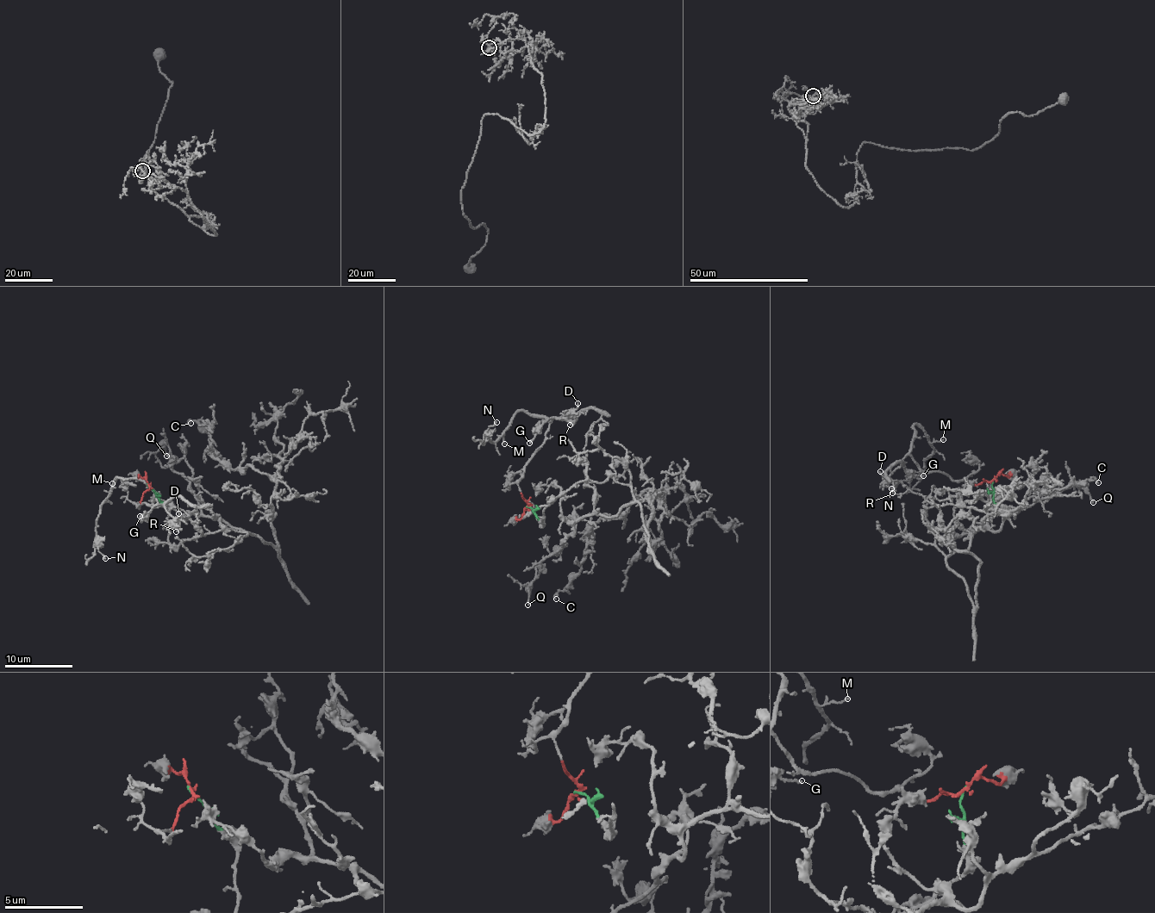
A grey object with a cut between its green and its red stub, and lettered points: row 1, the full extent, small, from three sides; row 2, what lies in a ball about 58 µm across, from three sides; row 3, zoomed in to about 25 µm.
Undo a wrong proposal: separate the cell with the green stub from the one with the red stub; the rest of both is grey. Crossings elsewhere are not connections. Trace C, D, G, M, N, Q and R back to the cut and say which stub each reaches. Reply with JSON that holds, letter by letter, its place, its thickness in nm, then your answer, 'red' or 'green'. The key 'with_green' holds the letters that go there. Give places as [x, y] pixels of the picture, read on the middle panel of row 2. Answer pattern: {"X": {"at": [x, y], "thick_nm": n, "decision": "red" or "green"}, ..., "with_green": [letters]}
{"C": {"at": [556, 599], "thick_nm": 110, "decision": "green"}, "D": {"at": [577, 403], "thick_nm": 140, "decision": "red"}, "G": {"at": [529, 443], "thick_nm": 130, "decision": "red"}, "M": {"at": [504, 444], "thick_nm": 130, "decision": "red"}, "N": {"at": [496, 422], "thick_nm": 140, "decision": "red"}, "Q": {"at": [527, 605], "thick_nm": 180, "decision": "green"}, "R": {"at": [570, 425], "thick_nm": 280, "decision": "red"}, "with_green": ["C", "Q"]}

